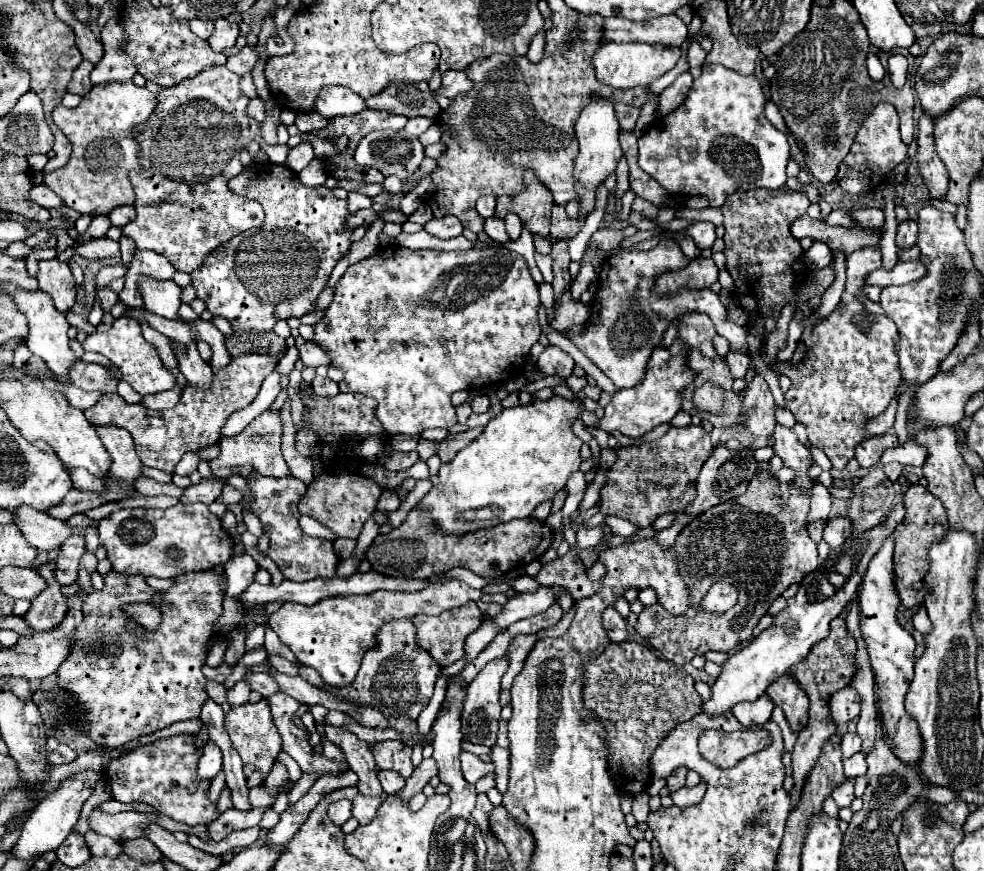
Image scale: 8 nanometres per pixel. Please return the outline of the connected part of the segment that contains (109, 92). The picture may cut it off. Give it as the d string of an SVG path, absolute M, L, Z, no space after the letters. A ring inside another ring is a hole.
M108 82L98 84L82 98L76 108L56 106L52 120L66 134L72 144L72 156L68 164L44 176L44 184L50 186L66 206L82 214L108 214L116 206L132 204L134 190L128 174L140 172L138 164L138 142L132 134L136 124L148 120L156 108L156 98L144 86L130 82ZM96 166L96 170L92 170Z

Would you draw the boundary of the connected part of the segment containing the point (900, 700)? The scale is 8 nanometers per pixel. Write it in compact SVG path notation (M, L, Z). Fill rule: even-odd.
M886 540L882 550L870 560L868 572L862 578L858 600L860 600L860 630L870 654L870 664L876 676L876 696L878 696L878 720L884 720L884 732L892 736L892 744L896 744L896 756L900 760L906 760L906 764L912 764L916 772L920 774L920 730L916 728L916 720L908 716L904 708L904 696L910 686L910 680L914 676L914 650L916 642L910 632L906 632L898 620L896 610L900 606L898 594L894 590L892 582L892 552L894 552L894 540Z

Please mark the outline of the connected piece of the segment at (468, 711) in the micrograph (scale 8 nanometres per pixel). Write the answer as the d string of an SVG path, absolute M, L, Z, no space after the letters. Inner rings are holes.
M496 658L494 662L488 662L478 676L470 682L468 686L468 696L464 698L464 710L460 712L462 720L462 732L464 738L470 740L472 744L484 744L484 746L494 746L496 744L496 734L498 734L498 720L500 720L500 678L508 668L508 658Z

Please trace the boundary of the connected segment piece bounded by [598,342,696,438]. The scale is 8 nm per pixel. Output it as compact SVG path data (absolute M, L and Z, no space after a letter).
M676 342L668 348L658 346L648 362L646 378L638 386L618 390L614 394L610 404L604 408L604 418L598 422L598 428L606 430L608 434L620 432L624 436L638 438L654 430L656 426L670 422L682 408L682 388L692 384L692 378L696 378L696 374L688 368L686 360L688 360L688 348L684 348L684 344Z

